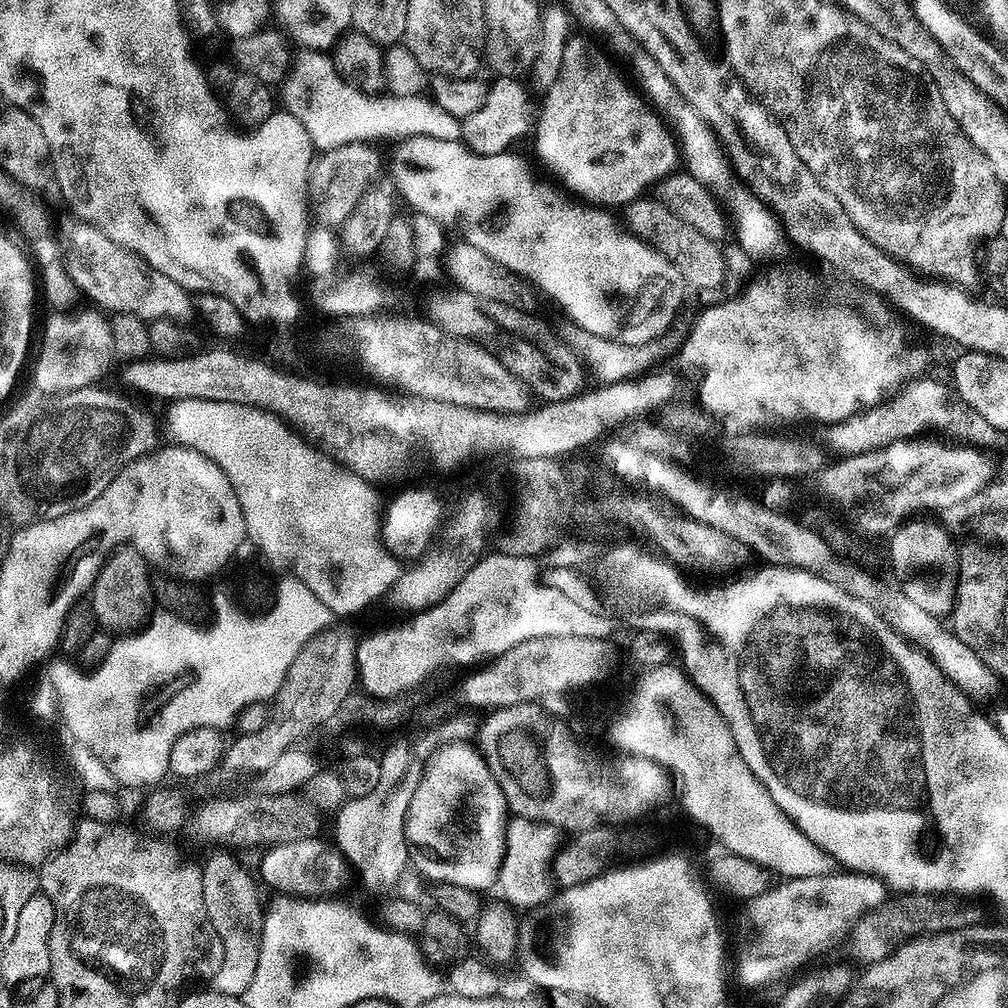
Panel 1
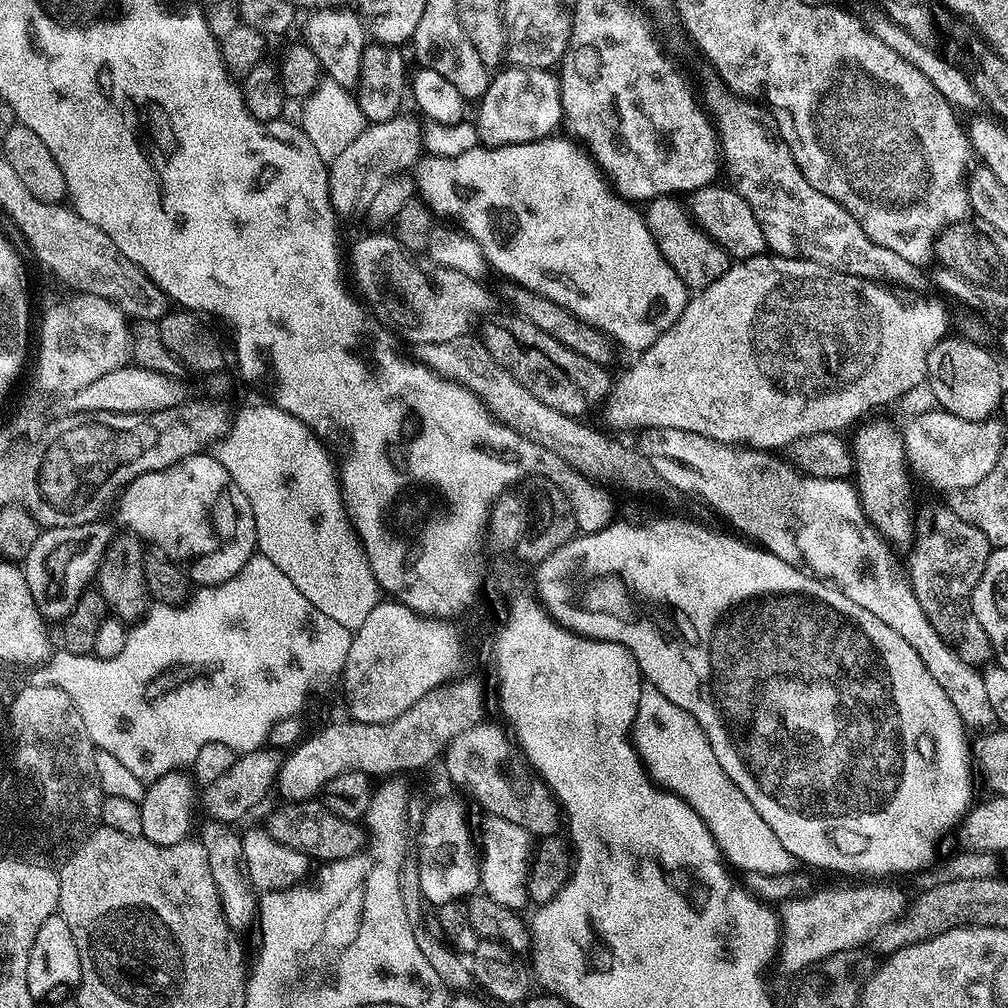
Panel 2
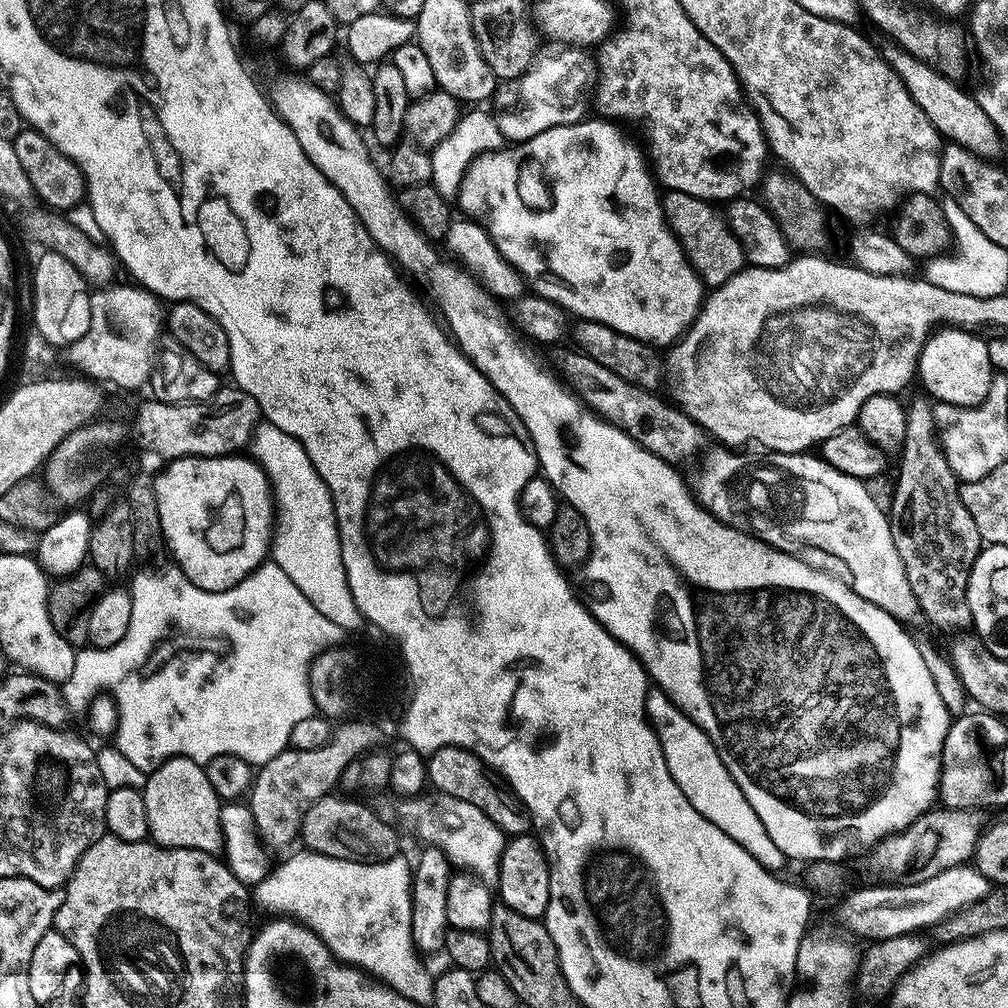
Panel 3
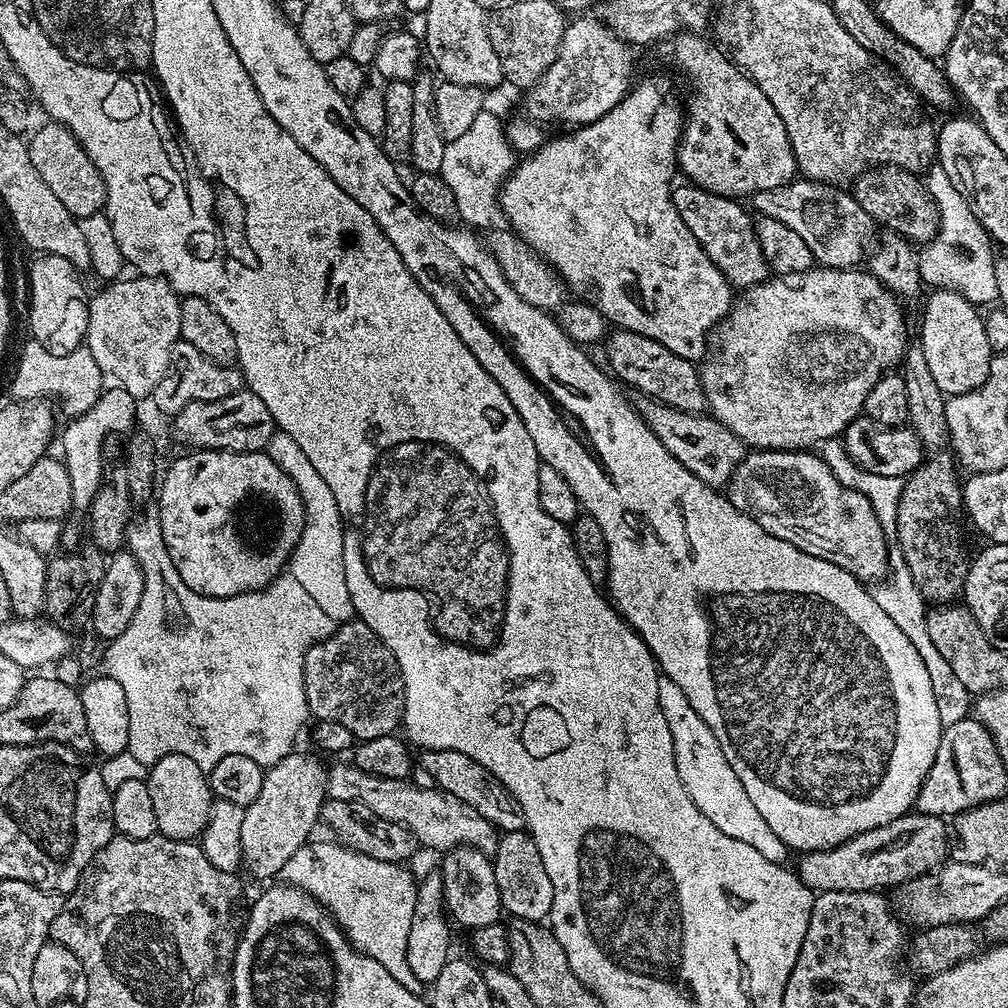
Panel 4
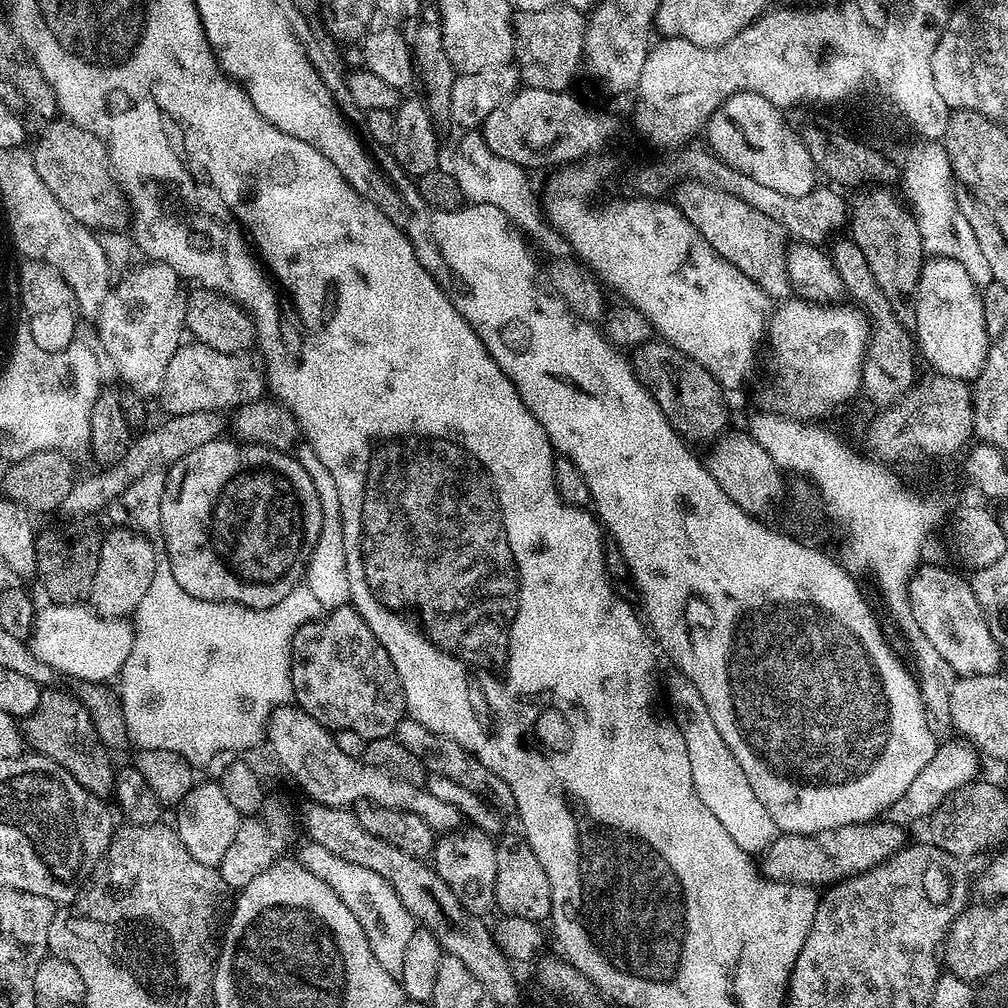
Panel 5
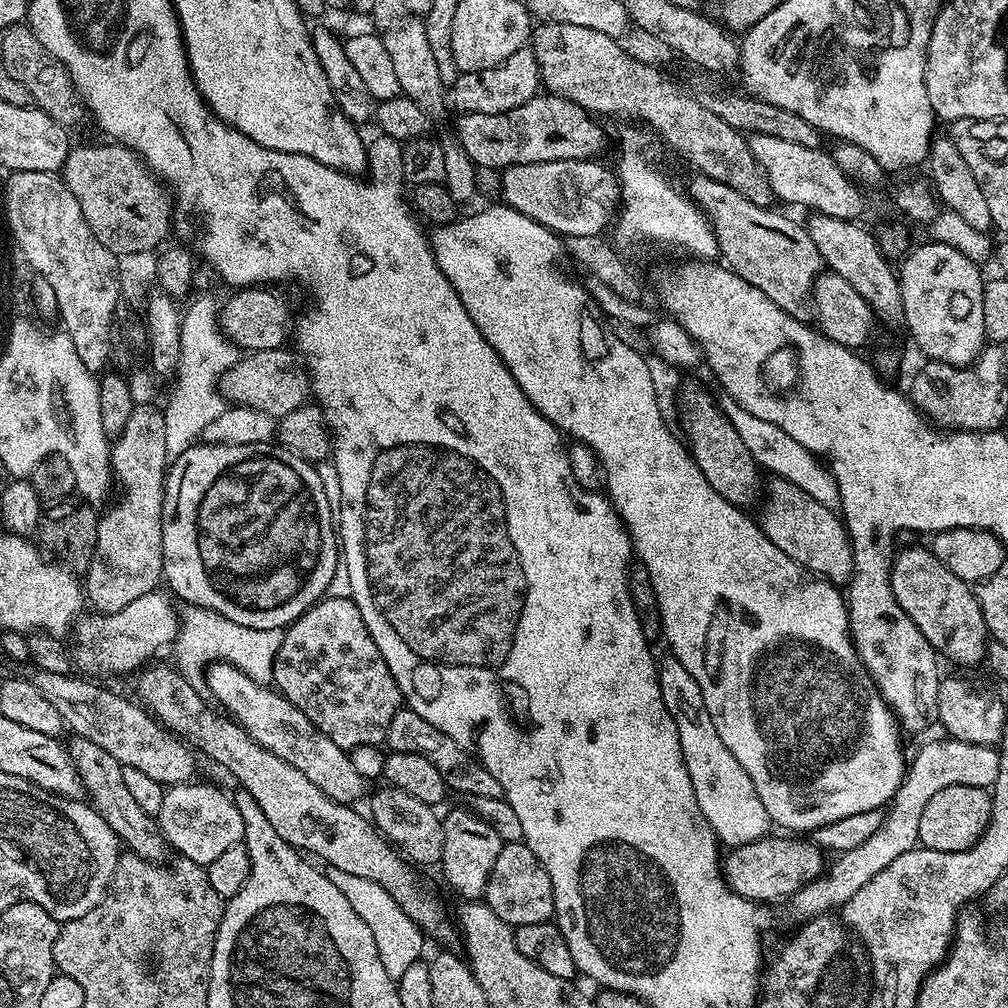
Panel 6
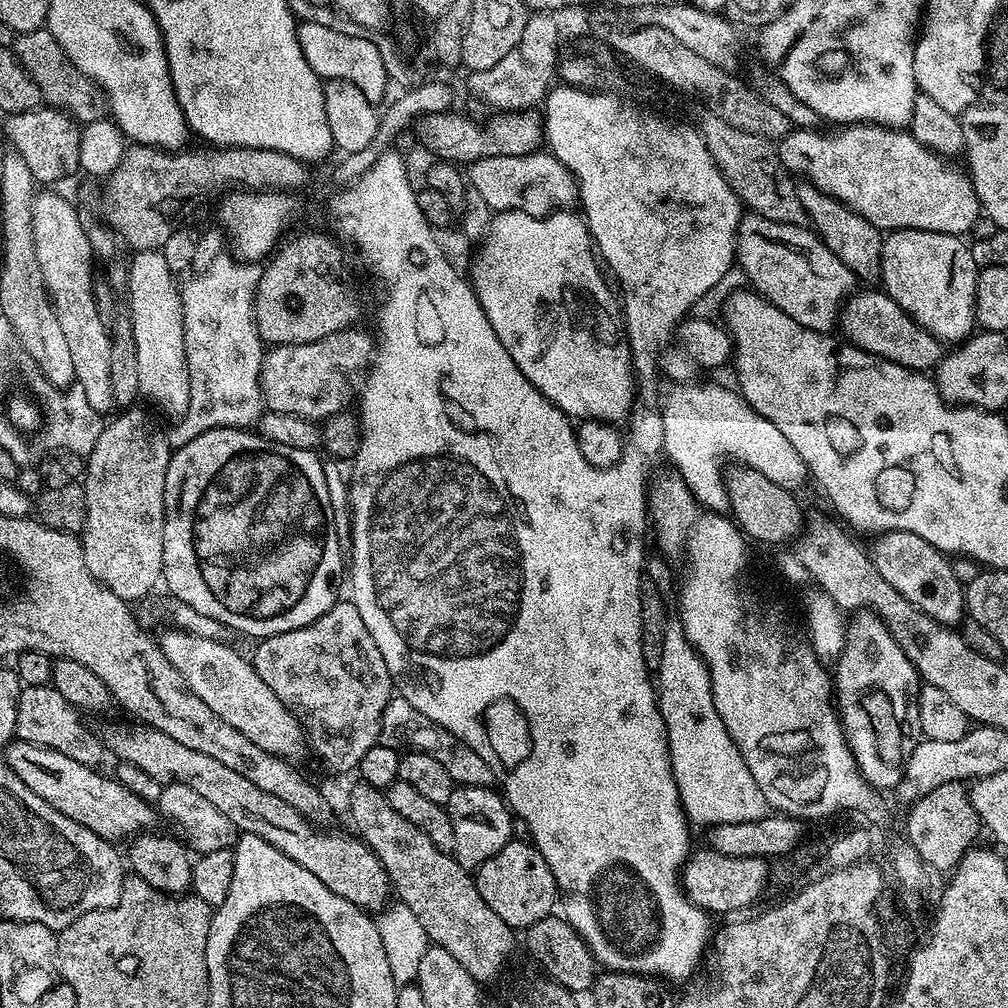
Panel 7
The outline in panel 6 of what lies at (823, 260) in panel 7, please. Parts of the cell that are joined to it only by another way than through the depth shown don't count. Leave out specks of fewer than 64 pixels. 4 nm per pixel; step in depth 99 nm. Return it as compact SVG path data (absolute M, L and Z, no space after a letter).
M699 174L693 175L693 177L693 180L686 185L686 191L700 205L712 223L712 229L718 242L719 259L731 268L734 274L738 274L746 282L750 282L750 286L758 286L758 290L762 290L762 294L766 294L766 298L770 298L774 302L774 306L786 310L786 314L790 314L794 318L807 321L808 312L810 316L814 308L812 287L816 277L822 271L818 246L814 246L807 227L801 221L799 224L798 221L776 212L775 207L763 208L750 202L750 198L742 198L742 194L738 194L738 190L734 190L722 182L714 182L714 178Z

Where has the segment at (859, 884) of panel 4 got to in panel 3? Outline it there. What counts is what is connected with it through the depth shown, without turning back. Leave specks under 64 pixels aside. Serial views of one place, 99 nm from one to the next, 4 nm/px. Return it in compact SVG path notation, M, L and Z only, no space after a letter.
M933 807L931 812L922 814L910 826L895 832L885 840L880 840L870 853L872 868L878 875L888 877L885 879L891 880L894 884L914 884L924 882L944 870L950 870L951 867L967 865L975 857L980 834L986 827L986 820L980 816L983 815L974 808Z

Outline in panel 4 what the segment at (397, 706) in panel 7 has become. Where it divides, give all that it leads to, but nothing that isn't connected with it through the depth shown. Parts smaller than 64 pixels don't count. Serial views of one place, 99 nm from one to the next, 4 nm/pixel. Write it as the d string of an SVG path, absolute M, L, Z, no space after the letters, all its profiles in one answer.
M453 748L450 750L424 750L419 754L421 755L418 756L419 767L426 769L427 773L431 775L435 787L440 791L449 792L454 798L466 802L466 806L478 810L478 814L482 814L482 818L489 820L501 833L519 832L525 827L524 811L518 798L511 796L506 790L506 786L502 786L502 782L498 782L498 778L494 778L494 774L490 774L490 770L486 770L486 766L474 762L474 758Z

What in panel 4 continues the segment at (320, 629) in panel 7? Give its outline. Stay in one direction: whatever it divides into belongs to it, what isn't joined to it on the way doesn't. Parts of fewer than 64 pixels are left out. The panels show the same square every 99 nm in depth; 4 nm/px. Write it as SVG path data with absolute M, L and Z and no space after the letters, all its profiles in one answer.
M353 618L343 621L336 631L332 632L325 640L320 640L308 647L308 652L304 655L304 689L306 690L308 711L316 720L342 722L342 726L346 726L346 730L350 730L350 734L357 741L390 736L401 727L404 718L404 675L400 673L400 667L394 658L394 654L382 642L382 638L378 638L378 634L374 634L374 630L370 630L370 626L366 626L366 622L362 619Z

